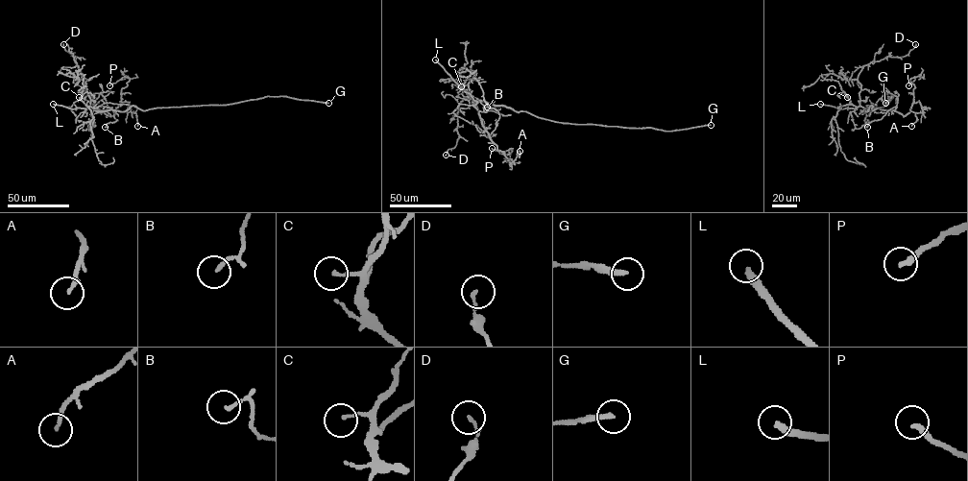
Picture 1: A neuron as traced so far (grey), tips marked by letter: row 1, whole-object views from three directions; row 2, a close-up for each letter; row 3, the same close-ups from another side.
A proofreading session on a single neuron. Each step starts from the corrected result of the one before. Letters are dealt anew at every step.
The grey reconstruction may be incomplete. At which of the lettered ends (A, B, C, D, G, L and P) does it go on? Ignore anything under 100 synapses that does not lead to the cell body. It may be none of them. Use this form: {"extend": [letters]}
{"extend": ["G", "L"]}

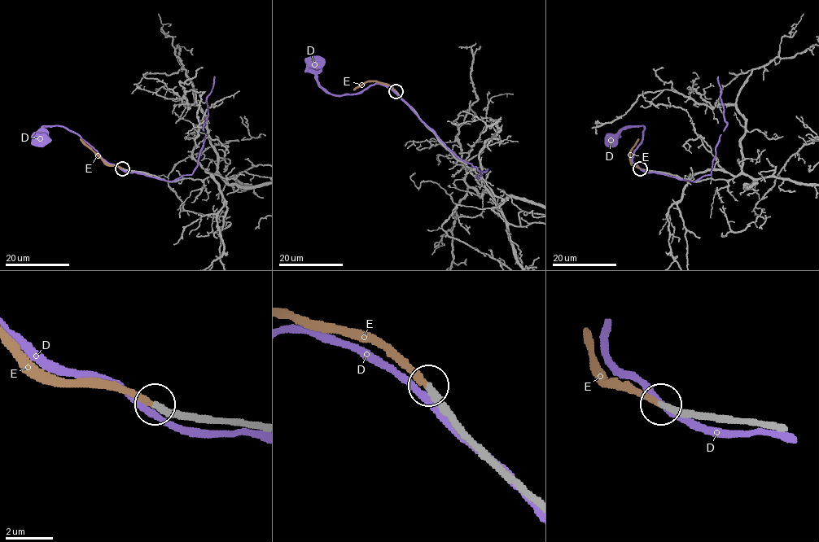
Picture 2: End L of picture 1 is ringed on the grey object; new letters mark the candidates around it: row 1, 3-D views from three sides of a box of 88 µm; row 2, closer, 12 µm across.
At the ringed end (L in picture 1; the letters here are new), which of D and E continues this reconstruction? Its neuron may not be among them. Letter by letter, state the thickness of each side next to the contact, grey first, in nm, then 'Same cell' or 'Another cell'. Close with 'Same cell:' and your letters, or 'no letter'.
D: Thickness 440 nm (grey) against 280 nm. Another cell
E: Thickness 320 nm (grey) against 280 nm. Same cell
Same cell: E

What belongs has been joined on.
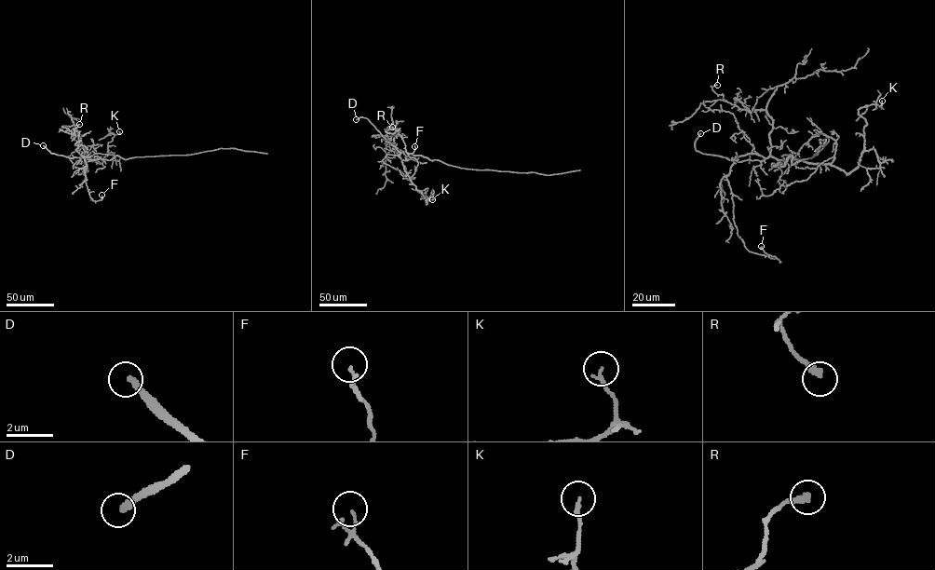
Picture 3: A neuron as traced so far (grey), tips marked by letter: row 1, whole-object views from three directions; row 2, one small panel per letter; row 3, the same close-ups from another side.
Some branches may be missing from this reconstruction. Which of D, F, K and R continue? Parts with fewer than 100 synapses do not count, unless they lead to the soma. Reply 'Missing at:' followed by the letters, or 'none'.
Missing at: D

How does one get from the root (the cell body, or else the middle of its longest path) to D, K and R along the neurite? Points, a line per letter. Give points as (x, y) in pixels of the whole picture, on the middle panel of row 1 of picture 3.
D: (430, 159), (403, 152), (399, 154), (367, 118), (356, 119)
K: (430, 159), (403, 152), (399, 155), (404, 170), (415, 189), (424, 193), (426, 189), (425, 198), (432, 199)
R: (430, 159), (394, 152), (389, 147), (386, 129), (390, 125), (392, 127)

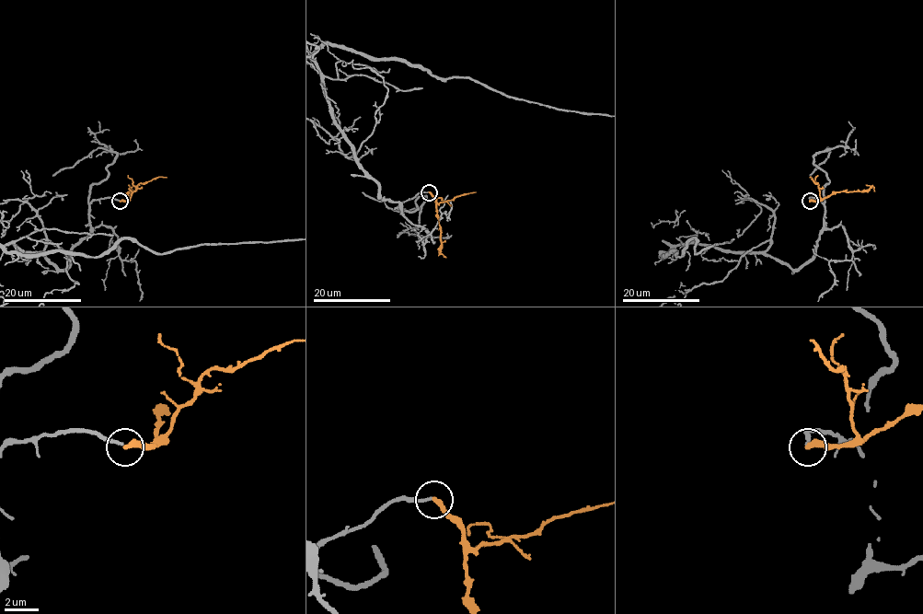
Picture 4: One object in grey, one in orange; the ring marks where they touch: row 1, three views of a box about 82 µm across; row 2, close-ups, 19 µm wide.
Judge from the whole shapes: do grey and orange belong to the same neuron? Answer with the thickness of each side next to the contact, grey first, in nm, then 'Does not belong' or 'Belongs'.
Thickness 170 nm (grey) against 320 nm. Does not belong

